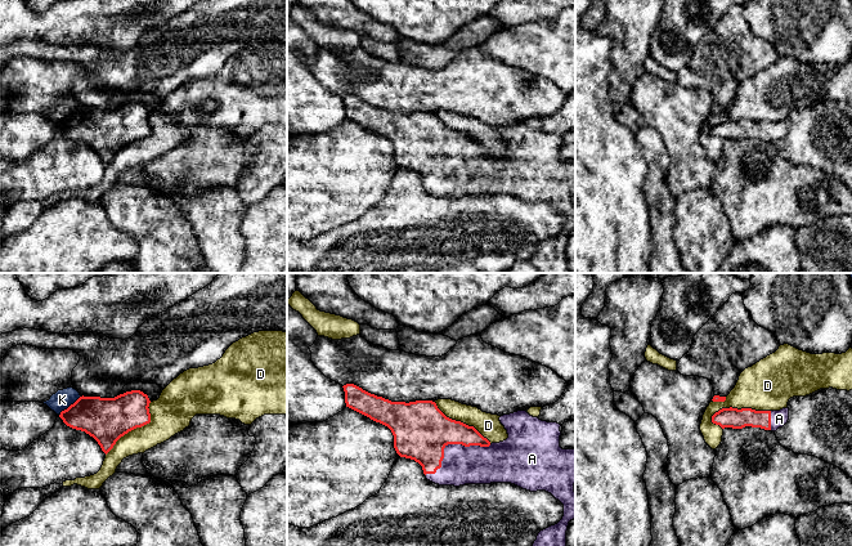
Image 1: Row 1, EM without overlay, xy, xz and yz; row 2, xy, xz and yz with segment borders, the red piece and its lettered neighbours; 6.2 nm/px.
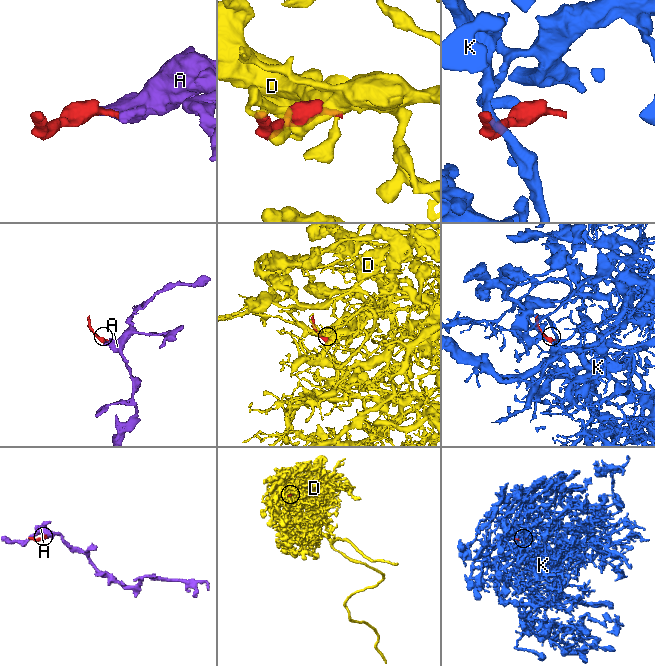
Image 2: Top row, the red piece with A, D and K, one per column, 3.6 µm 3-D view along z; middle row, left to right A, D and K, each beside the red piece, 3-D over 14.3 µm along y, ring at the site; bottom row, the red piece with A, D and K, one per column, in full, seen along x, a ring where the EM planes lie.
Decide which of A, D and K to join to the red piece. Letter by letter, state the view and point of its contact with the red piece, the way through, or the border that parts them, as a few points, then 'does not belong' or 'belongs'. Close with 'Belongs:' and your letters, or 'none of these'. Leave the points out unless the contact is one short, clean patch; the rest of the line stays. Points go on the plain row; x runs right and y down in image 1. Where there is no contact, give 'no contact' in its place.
A: xz (451, 155) | across xz (421, 143), (438, 155), (451, 155), (451, 162), (461, 177) | belongs
D: yz (736, 120) | does not belong
K: xy (70, 117) | does not belong
Belongs: A

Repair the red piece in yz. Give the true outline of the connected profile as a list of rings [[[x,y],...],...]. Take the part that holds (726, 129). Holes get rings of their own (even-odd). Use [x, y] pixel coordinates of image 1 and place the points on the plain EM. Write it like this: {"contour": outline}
{"contour": [[[722,120],[712,127],[712,134],[722,140],[743,140],[745,138],[776,143],[789,131],[789,120],[780,122],[755,122],[752,120]]]}

